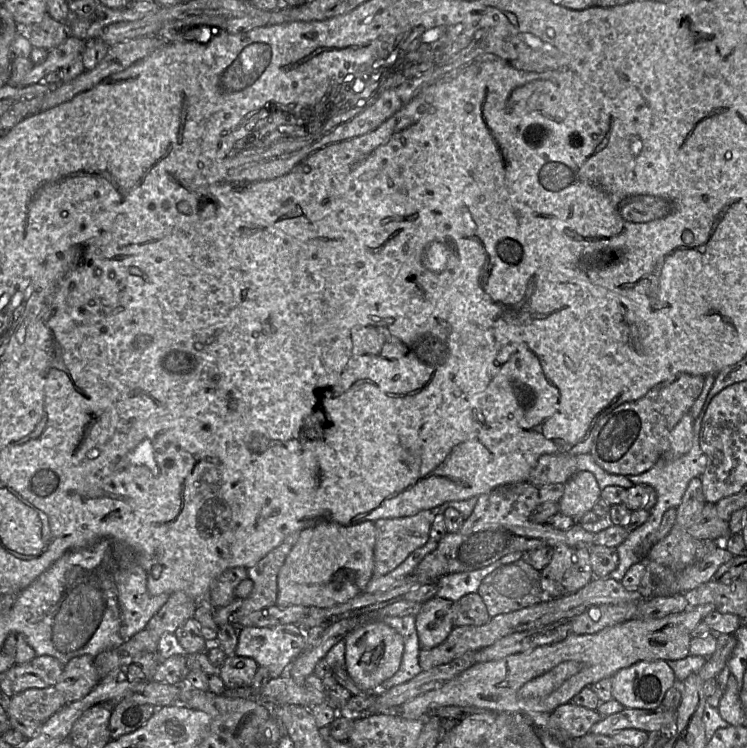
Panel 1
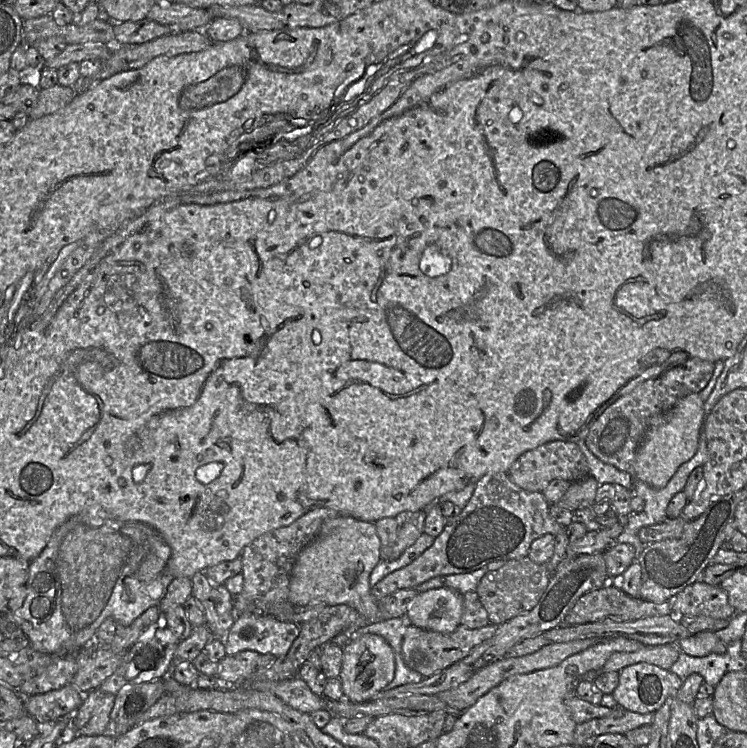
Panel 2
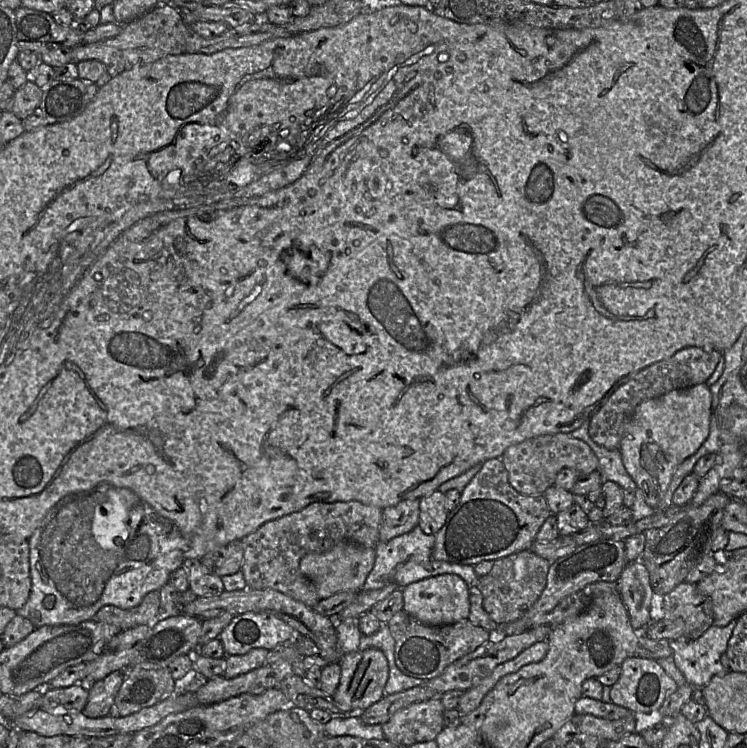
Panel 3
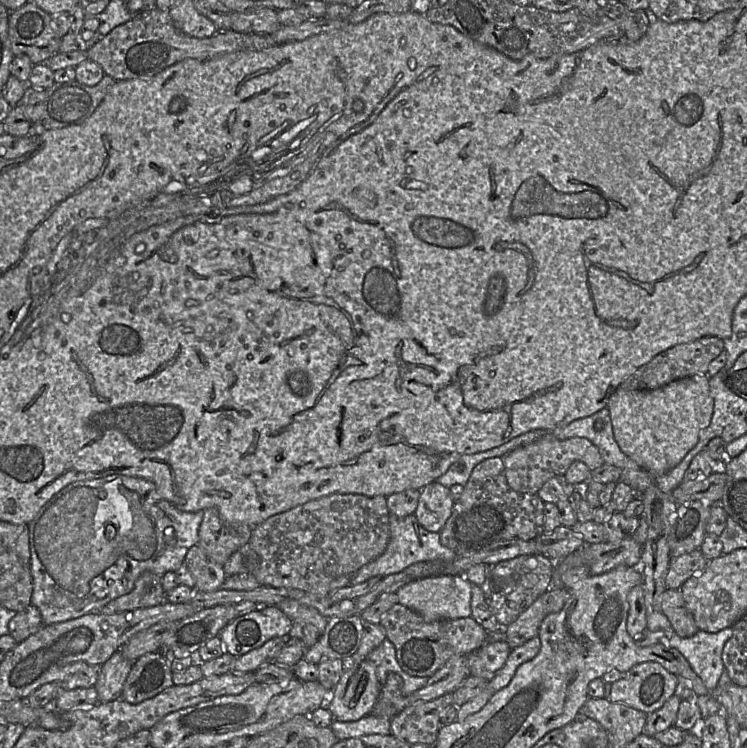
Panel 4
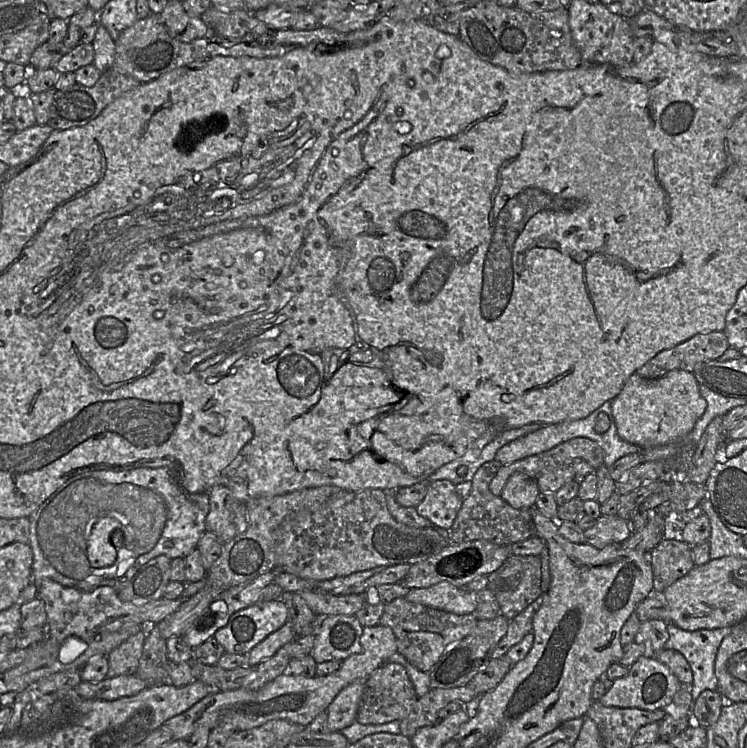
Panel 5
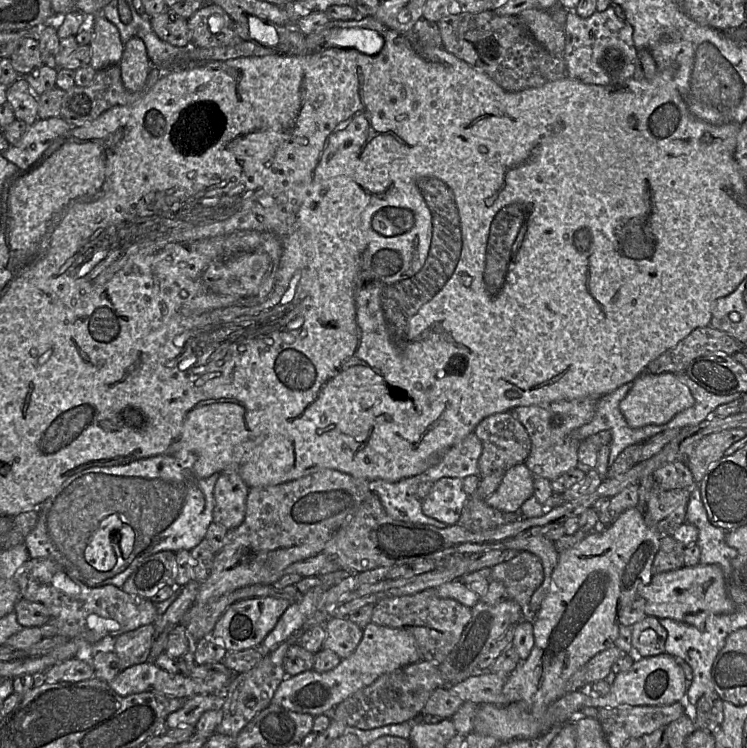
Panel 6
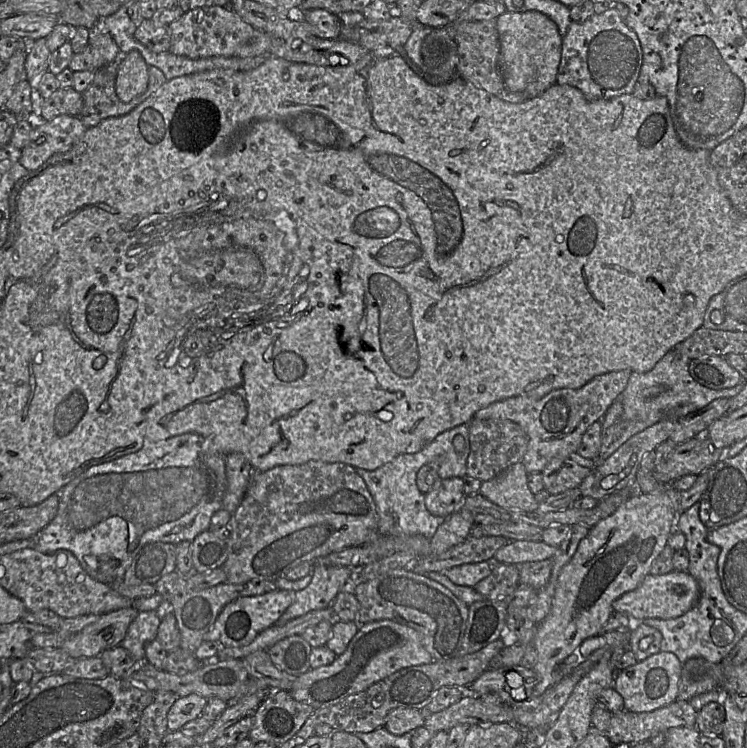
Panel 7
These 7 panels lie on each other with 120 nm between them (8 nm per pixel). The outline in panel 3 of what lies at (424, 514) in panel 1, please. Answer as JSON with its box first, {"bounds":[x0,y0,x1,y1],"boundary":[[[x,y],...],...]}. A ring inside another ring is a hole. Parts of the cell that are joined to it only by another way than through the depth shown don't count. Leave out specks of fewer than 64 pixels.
{"bounds":[379,499,420,542],"boundary":[[[405,499],[394,506],[382,509],[379,541],[387,542],[410,532],[419,524],[420,499]]]}

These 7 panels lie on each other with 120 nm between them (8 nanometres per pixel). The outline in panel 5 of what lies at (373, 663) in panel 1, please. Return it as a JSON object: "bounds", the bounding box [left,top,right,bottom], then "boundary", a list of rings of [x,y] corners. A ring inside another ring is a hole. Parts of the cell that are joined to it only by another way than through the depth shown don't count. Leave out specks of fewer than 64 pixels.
{"bounds":[325,679,366,732],"boundary":[[[366,679],[355,680],[338,693],[326,710],[325,731],[340,732],[356,720],[365,682]]]}

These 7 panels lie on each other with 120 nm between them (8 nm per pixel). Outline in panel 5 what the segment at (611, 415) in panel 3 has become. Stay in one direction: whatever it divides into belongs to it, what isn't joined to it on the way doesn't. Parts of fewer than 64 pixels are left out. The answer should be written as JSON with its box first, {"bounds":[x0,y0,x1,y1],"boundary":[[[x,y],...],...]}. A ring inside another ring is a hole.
{"bounds":[636,331,729,379],"boundary":[[[723,331],[698,333],[675,347],[660,351],[636,373],[646,379],[656,379],[673,370],[693,372],[698,363],[718,359],[729,346]]]}

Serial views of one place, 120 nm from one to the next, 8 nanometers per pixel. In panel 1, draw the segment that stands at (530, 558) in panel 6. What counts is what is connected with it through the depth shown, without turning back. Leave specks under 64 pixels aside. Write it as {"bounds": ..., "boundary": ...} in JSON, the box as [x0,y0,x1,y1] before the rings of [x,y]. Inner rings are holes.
{"bounds":[477,558,545,618],"boundary":[[[522,558],[516,562],[502,565],[486,576],[482,580],[477,593],[483,599],[490,618],[519,611],[543,601],[545,594],[540,584],[540,576],[540,571],[533,568]]]}

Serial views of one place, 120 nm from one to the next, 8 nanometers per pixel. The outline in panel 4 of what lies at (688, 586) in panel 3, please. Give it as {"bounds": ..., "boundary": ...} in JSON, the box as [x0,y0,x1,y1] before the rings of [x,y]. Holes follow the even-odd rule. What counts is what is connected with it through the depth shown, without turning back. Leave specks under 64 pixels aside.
{"bounds":[661,588,699,637],"boundary":[[[680,588],[666,589],[661,595],[661,610],[678,636],[691,637],[699,631],[687,609]]]}

